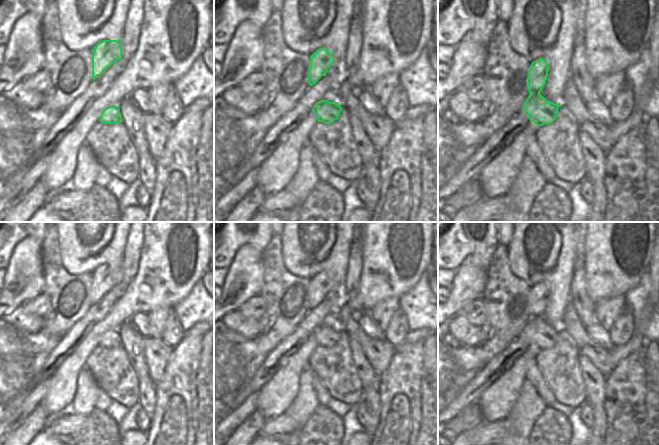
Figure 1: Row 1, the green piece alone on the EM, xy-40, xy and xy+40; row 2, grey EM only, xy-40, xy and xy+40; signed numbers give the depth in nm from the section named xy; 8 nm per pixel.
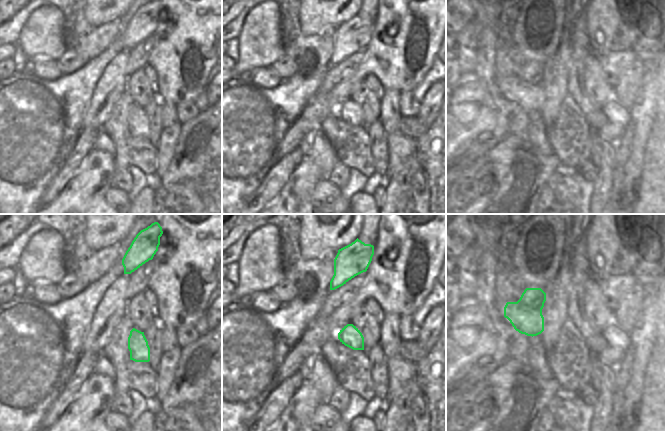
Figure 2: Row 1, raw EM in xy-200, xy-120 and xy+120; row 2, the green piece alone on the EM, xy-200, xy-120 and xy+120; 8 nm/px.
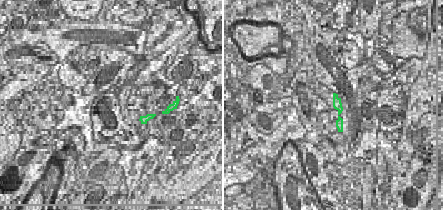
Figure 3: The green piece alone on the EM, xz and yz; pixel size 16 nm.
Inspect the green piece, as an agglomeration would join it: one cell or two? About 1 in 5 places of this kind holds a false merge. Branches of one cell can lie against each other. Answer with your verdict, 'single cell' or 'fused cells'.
fused cells

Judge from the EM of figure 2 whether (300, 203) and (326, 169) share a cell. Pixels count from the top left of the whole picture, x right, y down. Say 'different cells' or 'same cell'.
different cells

